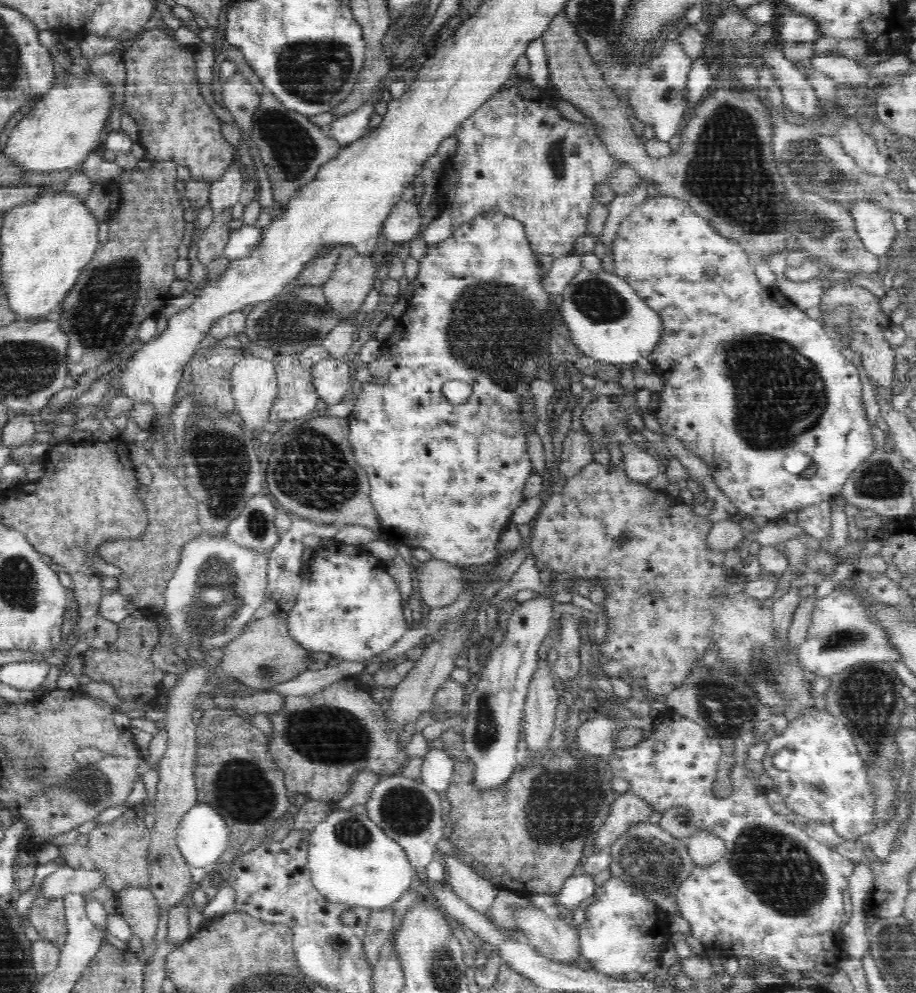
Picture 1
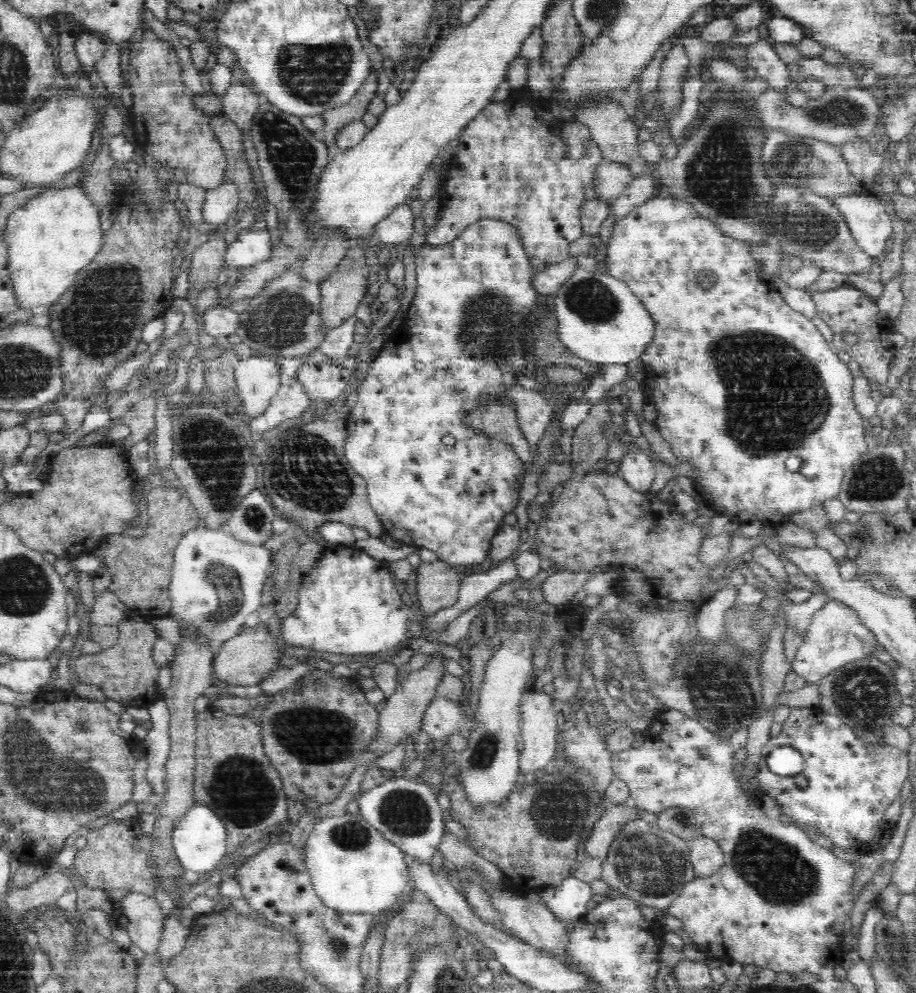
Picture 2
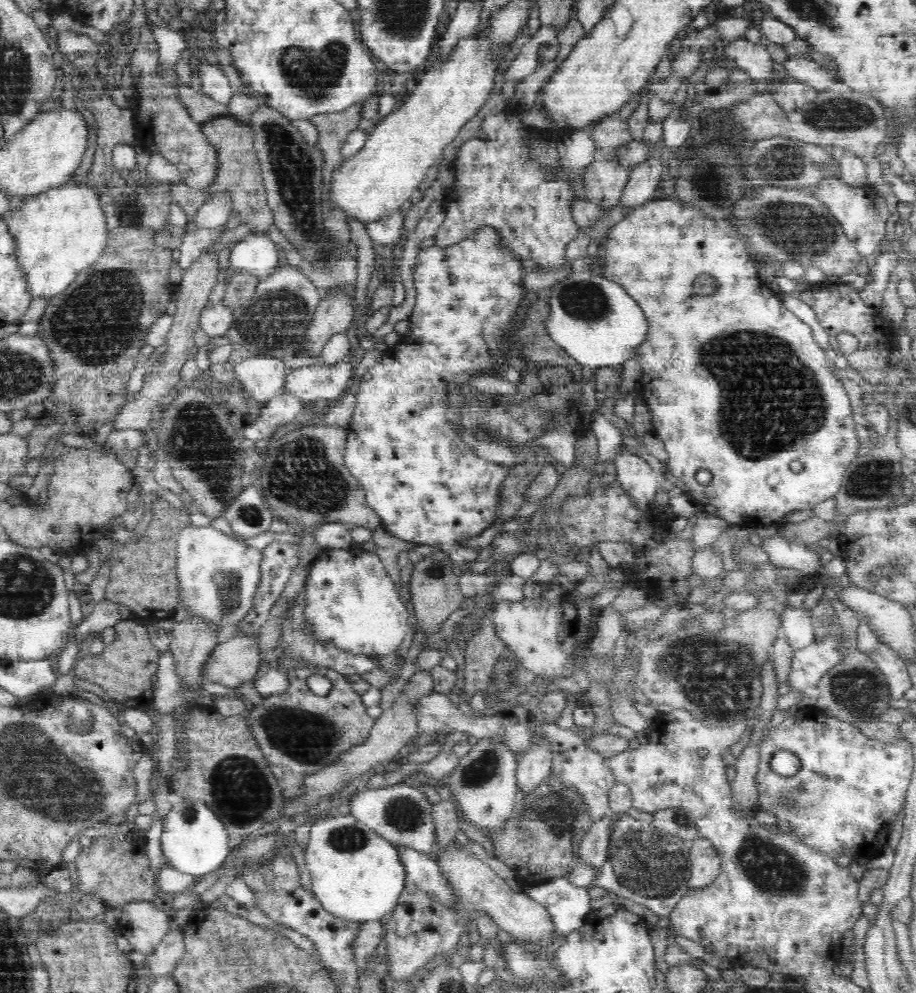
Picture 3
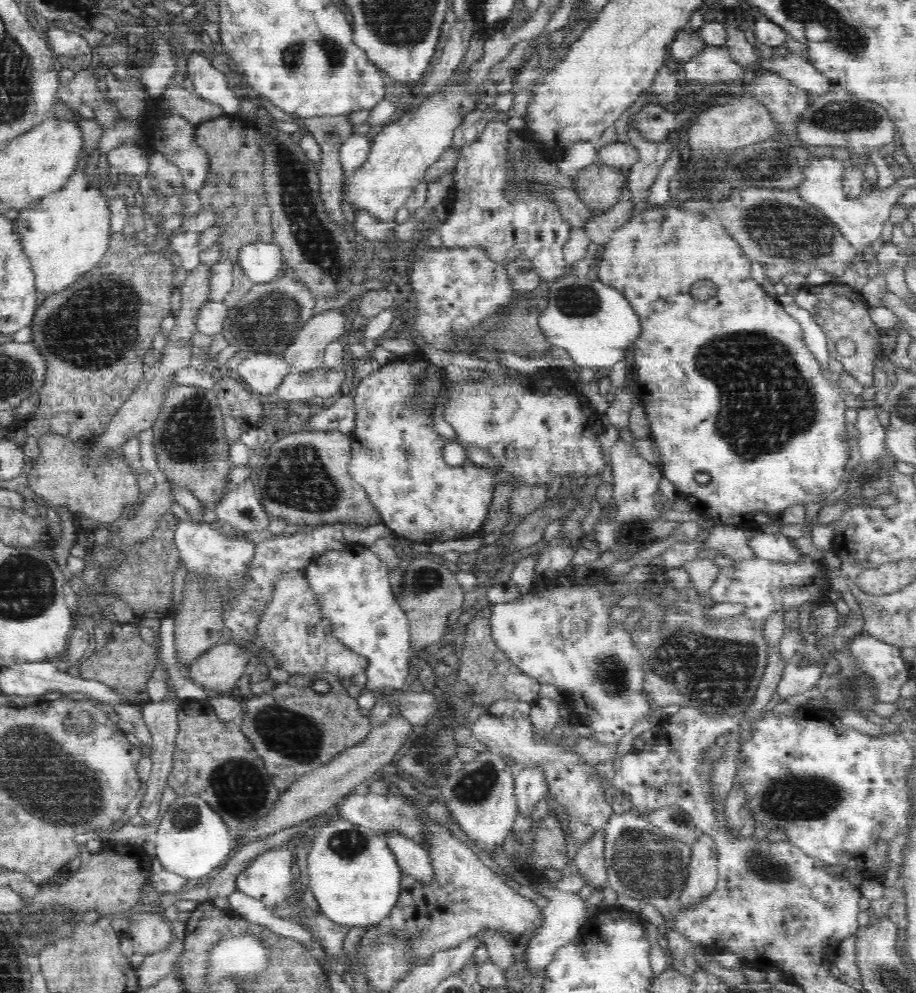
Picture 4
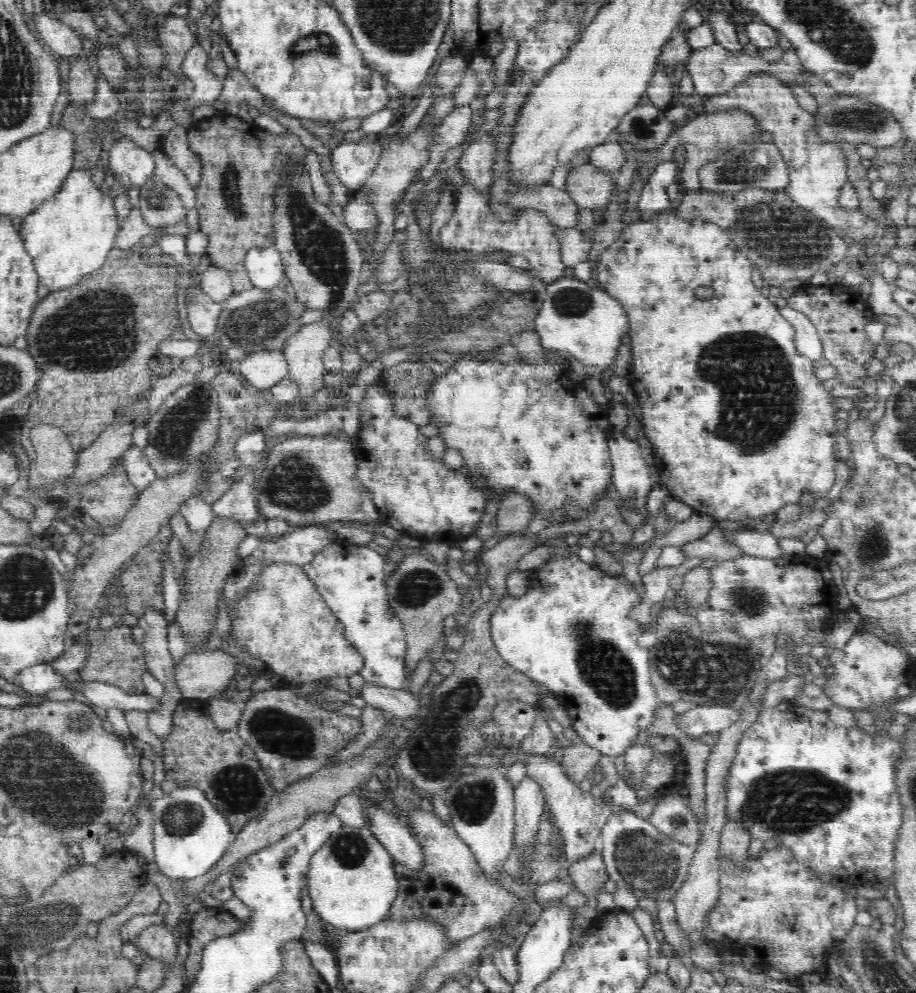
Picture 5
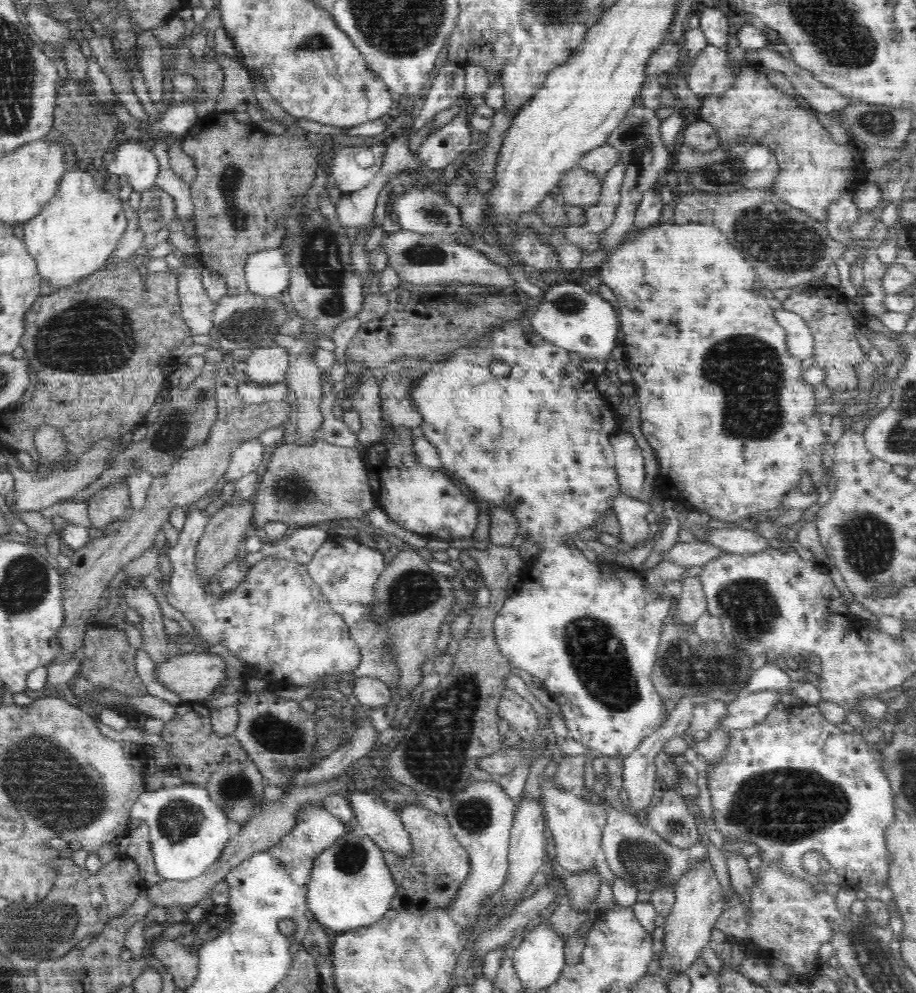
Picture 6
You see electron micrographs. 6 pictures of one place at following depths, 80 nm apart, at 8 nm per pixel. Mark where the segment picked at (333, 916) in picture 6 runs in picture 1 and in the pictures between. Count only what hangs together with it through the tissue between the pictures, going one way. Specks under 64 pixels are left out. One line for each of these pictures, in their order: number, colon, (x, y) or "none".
1: (352, 861)
2: (354, 868)
3: (357, 875)
4: (353, 873)
5: (352, 884)

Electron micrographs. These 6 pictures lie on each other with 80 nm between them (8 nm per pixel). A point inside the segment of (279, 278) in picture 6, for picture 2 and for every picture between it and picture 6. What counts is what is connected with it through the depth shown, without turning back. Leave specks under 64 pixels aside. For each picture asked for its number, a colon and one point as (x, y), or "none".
2: (252, 246)
3: (256, 254)
4: (261, 262)
5: (264, 266)

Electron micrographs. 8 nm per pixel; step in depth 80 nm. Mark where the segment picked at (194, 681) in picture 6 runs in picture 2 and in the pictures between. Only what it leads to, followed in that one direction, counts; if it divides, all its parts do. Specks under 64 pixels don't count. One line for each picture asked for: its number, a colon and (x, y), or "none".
2: (248, 658)
3: (231, 663)
4: (216, 671)
5: (204, 674)

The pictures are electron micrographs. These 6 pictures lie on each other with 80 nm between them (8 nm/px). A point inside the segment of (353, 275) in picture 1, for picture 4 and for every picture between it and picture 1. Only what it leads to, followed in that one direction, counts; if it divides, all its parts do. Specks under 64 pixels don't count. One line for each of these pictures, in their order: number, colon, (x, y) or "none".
2: (340, 296)
3: (334, 313)
4: (304, 354)

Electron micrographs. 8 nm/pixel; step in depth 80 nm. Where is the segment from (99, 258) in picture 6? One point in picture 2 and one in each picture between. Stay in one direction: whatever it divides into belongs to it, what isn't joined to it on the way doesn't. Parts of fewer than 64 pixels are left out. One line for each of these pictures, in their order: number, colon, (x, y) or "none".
2: (50, 239)
3: (59, 233)
4: (66, 234)
5: (69, 236)

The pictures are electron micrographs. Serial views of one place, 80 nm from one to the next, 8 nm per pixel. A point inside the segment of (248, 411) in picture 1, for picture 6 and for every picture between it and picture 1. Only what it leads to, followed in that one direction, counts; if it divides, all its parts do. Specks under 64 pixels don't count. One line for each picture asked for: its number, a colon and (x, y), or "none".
2: (258, 377)
3: (263, 376)
4: (263, 373)
5: (264, 369)
6: (268, 365)

